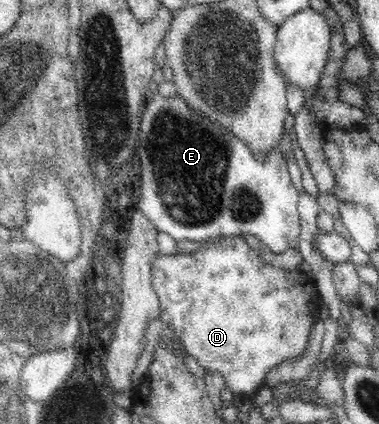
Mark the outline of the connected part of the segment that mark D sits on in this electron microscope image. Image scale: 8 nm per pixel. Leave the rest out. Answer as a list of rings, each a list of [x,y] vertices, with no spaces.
[[[241,236],[221,237],[197,251],[177,251],[155,261],[153,267],[153,287],[162,308],[160,320],[174,332],[185,351],[197,358],[205,371],[223,375],[225,386],[234,395],[257,395],[262,388],[269,387],[268,373],[284,361],[300,360],[311,327],[319,321],[322,296],[313,276],[299,268],[289,270],[266,263]]]

